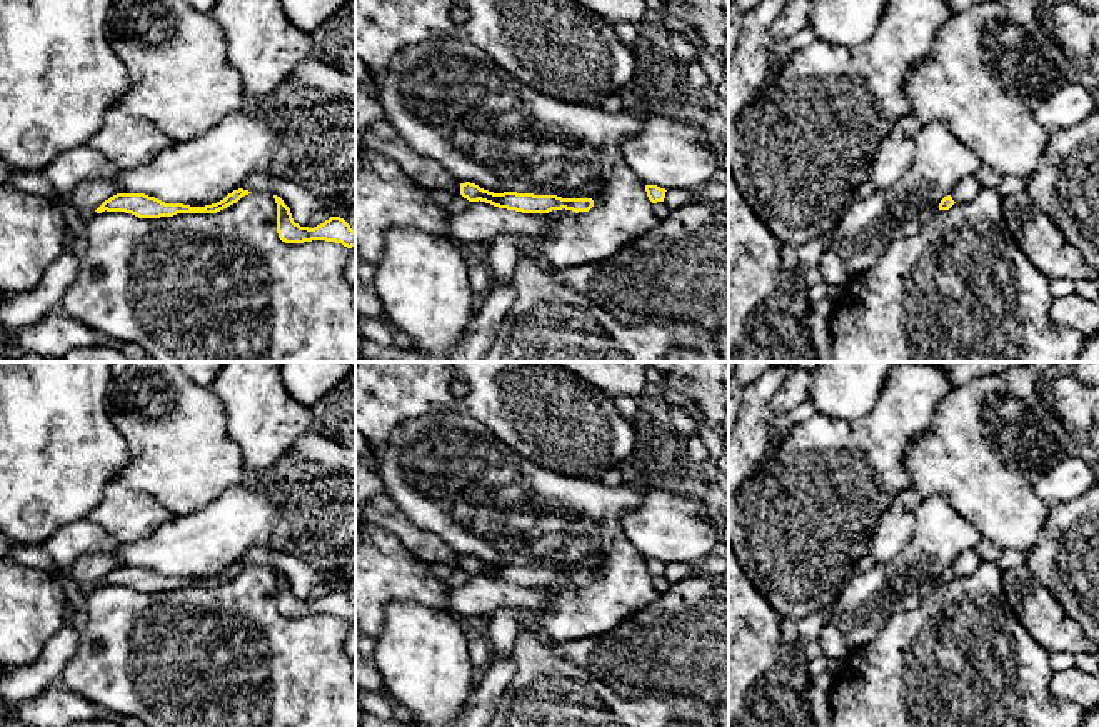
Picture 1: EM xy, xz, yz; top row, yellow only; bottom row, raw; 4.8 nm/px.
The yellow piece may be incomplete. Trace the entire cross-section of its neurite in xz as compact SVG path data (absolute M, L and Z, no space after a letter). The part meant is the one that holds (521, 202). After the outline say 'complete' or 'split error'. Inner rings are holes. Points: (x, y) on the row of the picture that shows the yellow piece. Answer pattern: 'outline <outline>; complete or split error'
outline M460 183L460 195L469 202L485 202L499 208L515 210L522 213L549 213L552 210L589 212L594 207L592 198L562 198L557 195L534 195L504 192L494 193L475 183Z; complete

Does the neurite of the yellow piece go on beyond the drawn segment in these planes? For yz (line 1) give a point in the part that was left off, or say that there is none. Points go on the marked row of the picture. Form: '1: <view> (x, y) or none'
1: none

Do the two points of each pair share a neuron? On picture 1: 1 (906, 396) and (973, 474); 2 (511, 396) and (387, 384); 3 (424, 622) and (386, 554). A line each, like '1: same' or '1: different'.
1: different
2: same
3: different

